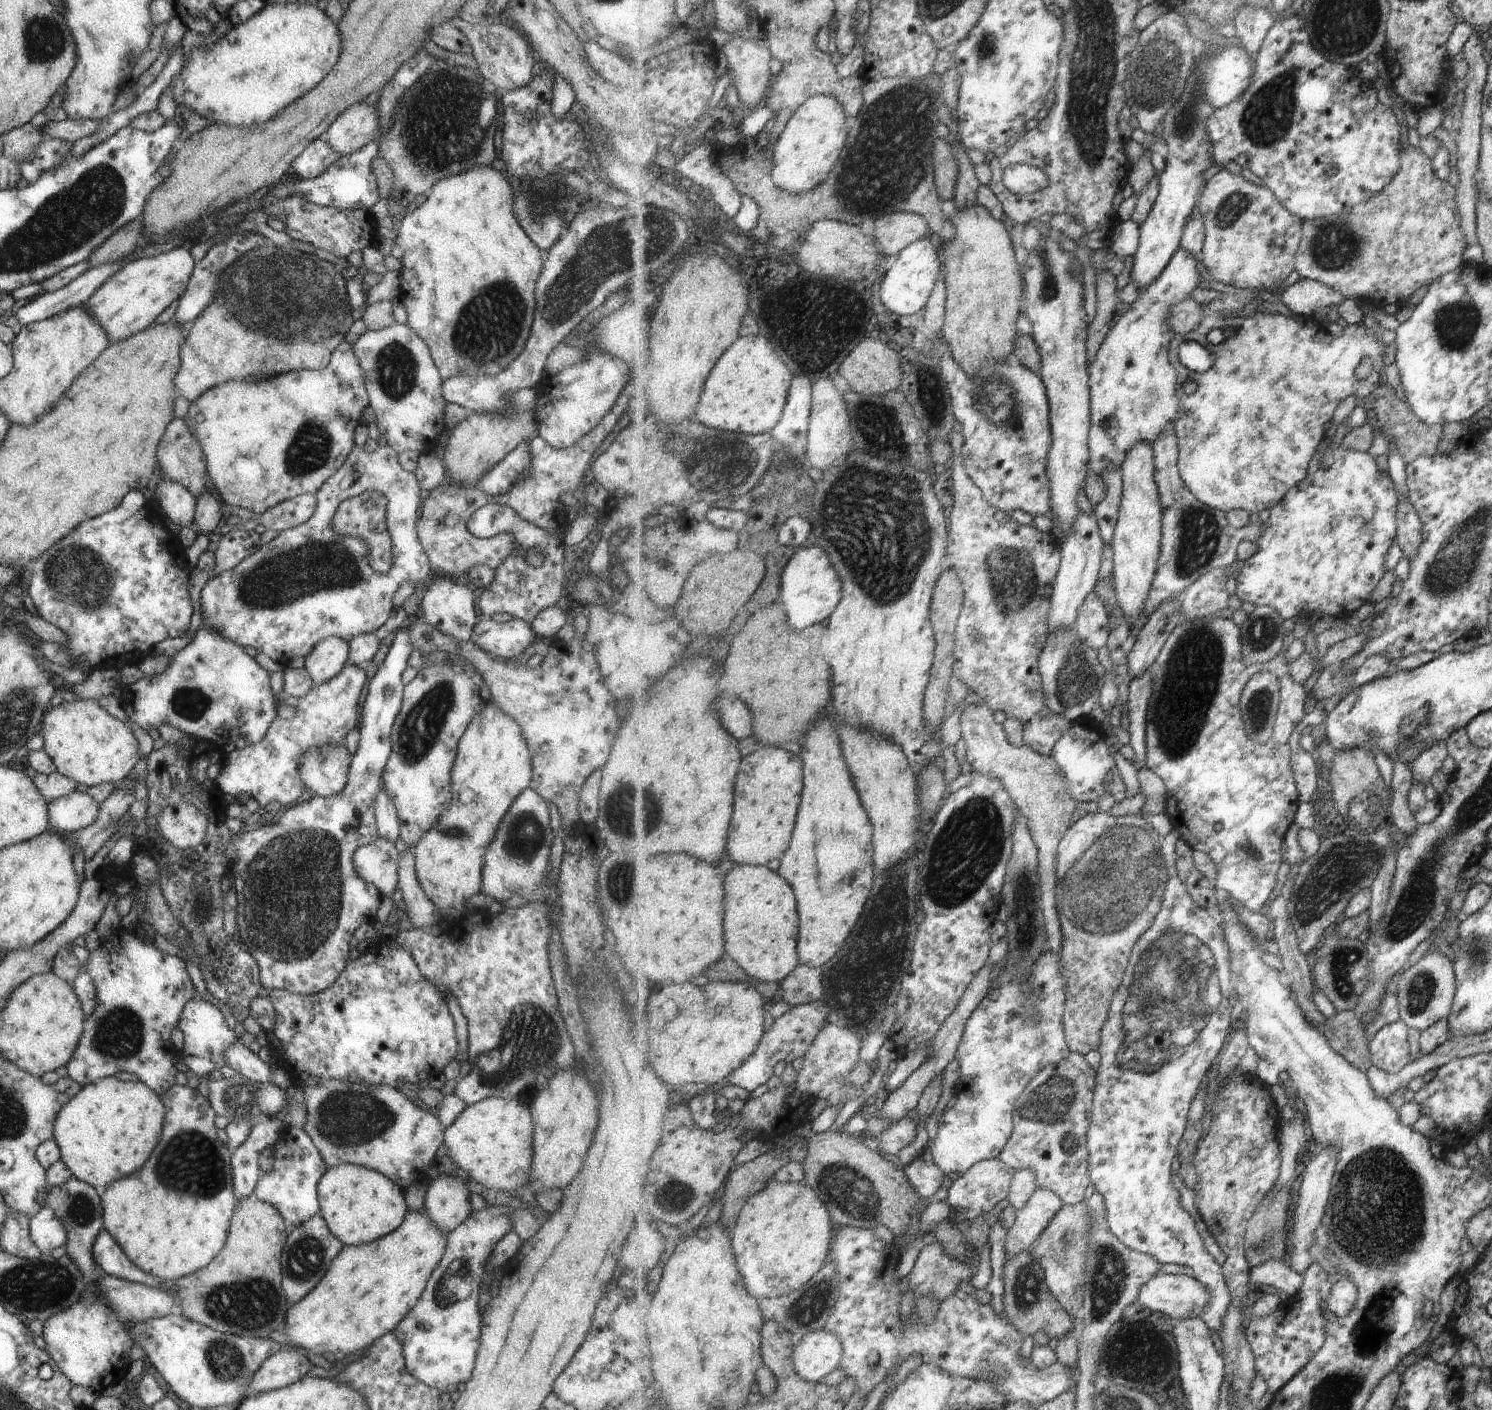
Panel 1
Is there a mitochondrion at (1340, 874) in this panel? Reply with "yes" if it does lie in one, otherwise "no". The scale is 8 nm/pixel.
yes

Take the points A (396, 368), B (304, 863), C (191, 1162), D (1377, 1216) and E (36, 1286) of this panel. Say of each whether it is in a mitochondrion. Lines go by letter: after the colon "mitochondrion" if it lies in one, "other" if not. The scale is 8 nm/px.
A: mitochondrion
B: mitochondrion
C: mitochondrion
D: mitochondrion
E: mitochondrion

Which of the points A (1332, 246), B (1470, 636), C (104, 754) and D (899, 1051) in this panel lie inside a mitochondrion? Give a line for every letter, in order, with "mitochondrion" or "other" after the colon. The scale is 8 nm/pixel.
A: mitochondrion
B: other
C: other
D: other

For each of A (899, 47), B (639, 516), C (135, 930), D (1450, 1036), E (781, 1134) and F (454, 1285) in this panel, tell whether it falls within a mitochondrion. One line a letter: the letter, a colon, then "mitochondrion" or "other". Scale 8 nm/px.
A: other
B: other
C: other
D: other
E: other
F: mitochondrion

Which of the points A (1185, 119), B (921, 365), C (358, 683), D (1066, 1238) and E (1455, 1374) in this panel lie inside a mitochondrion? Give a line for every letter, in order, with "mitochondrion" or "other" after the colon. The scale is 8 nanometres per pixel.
A: mitochondrion
B: other
C: other
D: mitochondrion
E: other

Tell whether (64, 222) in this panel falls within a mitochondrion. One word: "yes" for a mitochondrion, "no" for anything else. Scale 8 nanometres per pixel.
yes

